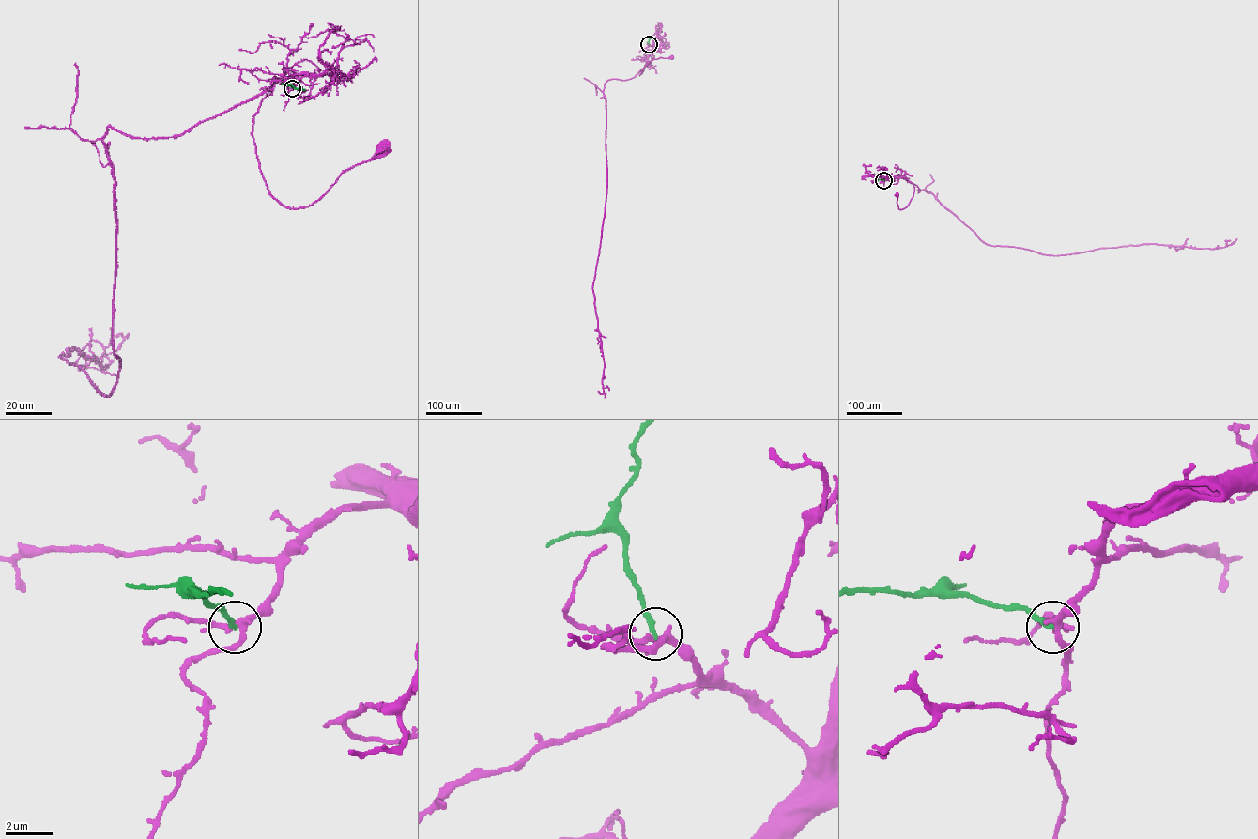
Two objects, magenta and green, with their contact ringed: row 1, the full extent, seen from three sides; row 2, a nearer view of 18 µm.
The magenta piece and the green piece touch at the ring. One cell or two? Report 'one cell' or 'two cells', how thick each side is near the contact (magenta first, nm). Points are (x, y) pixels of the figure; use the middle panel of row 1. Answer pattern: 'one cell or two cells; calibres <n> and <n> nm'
two cells; calibres 280 and 200 nm

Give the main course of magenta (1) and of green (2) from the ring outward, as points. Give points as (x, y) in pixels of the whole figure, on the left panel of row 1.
1: (292, 88), (307, 75), (272, 85), (252, 136), (268, 191), (282, 205), (314, 204), (385, 147)
2: (292, 88), (288, 84), (302, 90)

